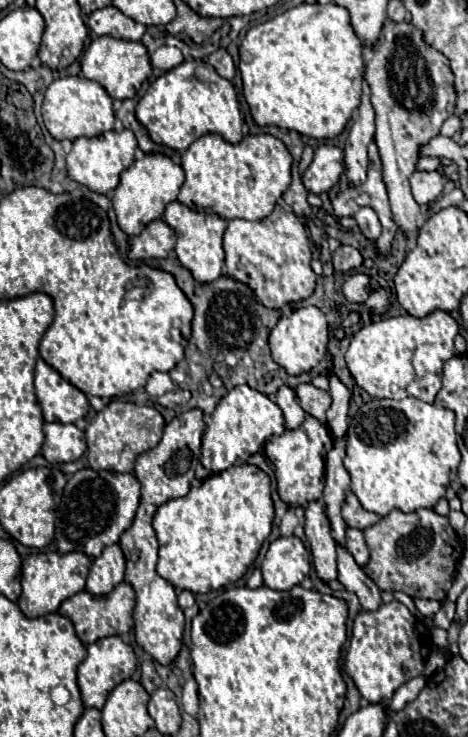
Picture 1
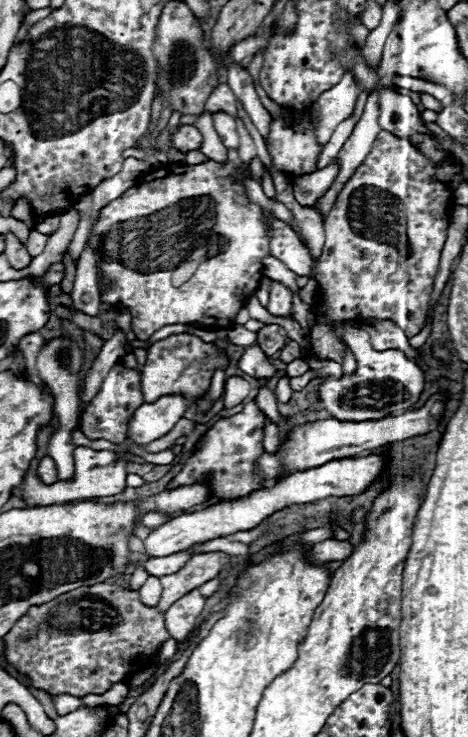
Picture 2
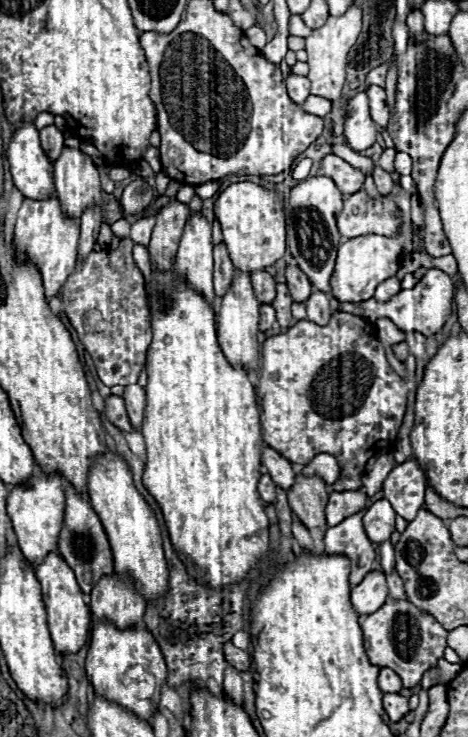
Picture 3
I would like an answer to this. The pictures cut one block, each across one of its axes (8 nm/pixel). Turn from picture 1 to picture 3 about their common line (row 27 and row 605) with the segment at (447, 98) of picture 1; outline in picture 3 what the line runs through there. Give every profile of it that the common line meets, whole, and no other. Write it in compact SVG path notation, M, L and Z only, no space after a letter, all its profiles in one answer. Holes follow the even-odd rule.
M388 598L386 604L376 610L376 614L366 616L362 632L370 662L380 668L396 670L396 674L402 678L404 688L418 686L422 674L438 664L438 658L442 658L442 652L446 648L448 636L448 632L430 614L416 610L416 606L412 606L408 600L396 602L392 598Z

